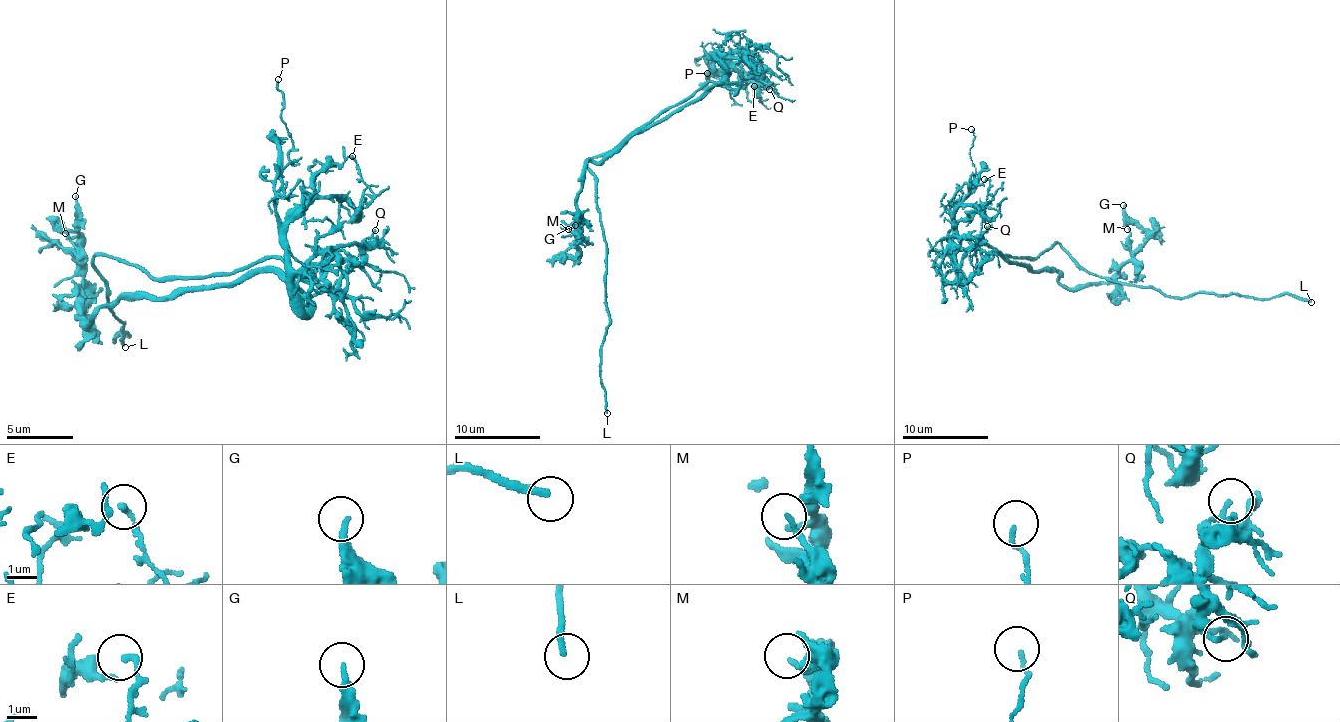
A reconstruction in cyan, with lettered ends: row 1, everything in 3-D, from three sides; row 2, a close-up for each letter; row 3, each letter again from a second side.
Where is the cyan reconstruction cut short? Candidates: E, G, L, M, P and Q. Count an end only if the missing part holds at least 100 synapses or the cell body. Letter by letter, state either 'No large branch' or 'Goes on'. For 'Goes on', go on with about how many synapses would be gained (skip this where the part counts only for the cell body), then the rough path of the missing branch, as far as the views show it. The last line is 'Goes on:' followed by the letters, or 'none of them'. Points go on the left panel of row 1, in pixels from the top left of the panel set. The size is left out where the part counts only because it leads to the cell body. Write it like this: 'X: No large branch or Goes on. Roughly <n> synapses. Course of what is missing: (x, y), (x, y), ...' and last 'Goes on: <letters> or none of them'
E: No large branch
G: No large branch
L: Goes on. Course of what is missing: (125, 347), (128, 357), (205, 413), (205, 417)
M: No large branch
P: No large branch
Q: No large branch
Goes on: L

